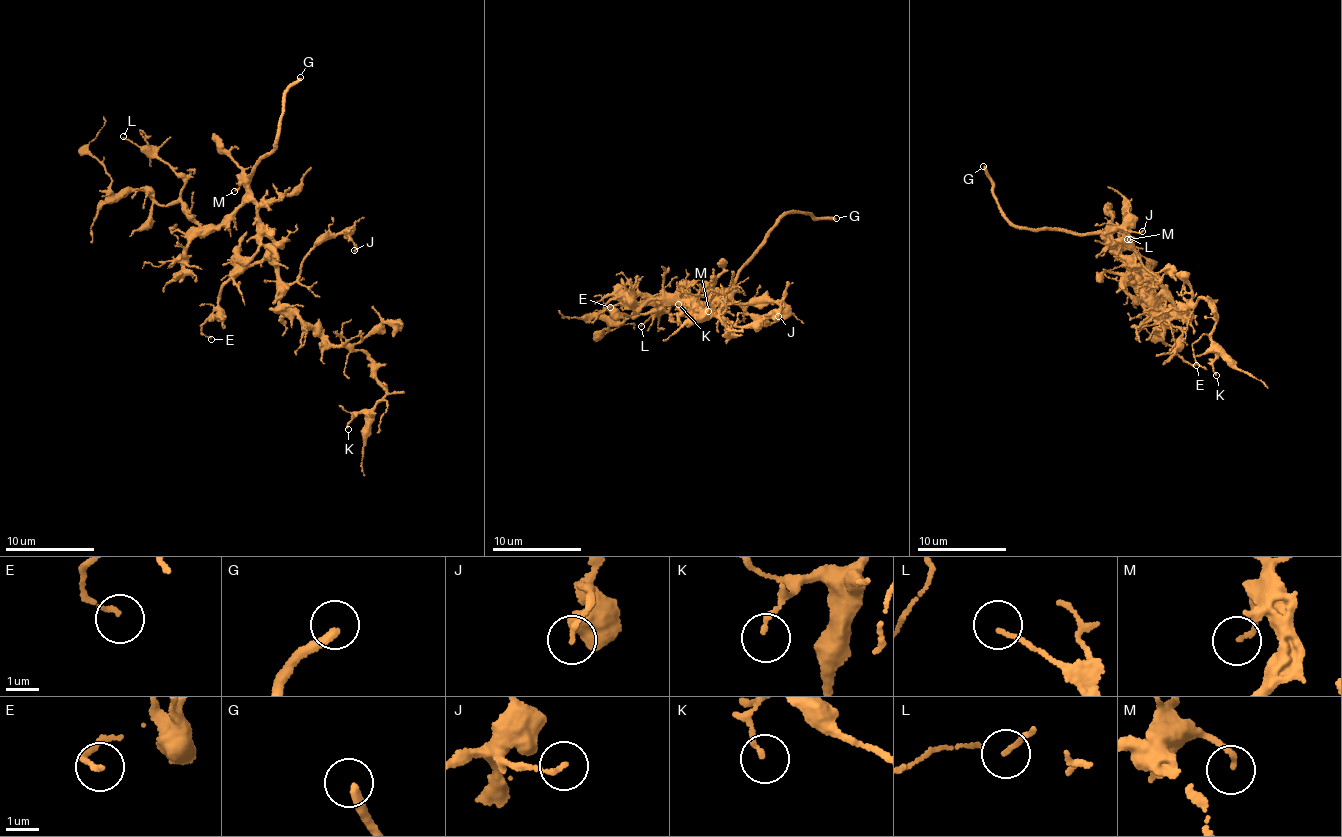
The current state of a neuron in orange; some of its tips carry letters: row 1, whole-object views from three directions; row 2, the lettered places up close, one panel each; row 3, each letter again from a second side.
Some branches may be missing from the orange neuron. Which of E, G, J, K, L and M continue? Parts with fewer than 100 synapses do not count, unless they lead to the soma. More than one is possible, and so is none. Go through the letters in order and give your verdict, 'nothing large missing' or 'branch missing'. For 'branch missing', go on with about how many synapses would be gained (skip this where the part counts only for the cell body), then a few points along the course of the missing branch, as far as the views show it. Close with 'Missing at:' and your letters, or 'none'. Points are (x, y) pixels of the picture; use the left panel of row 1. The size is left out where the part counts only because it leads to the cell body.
E: nothing large missing
G: branch missing; course (300, 77), (311, 62), (290, 10), (221, 26), (179, 16), (133, 24), (60, 0)
J: nothing large missing
K: nothing large missing
L: nothing large missing
M: nothing large missing
Missing at: G

